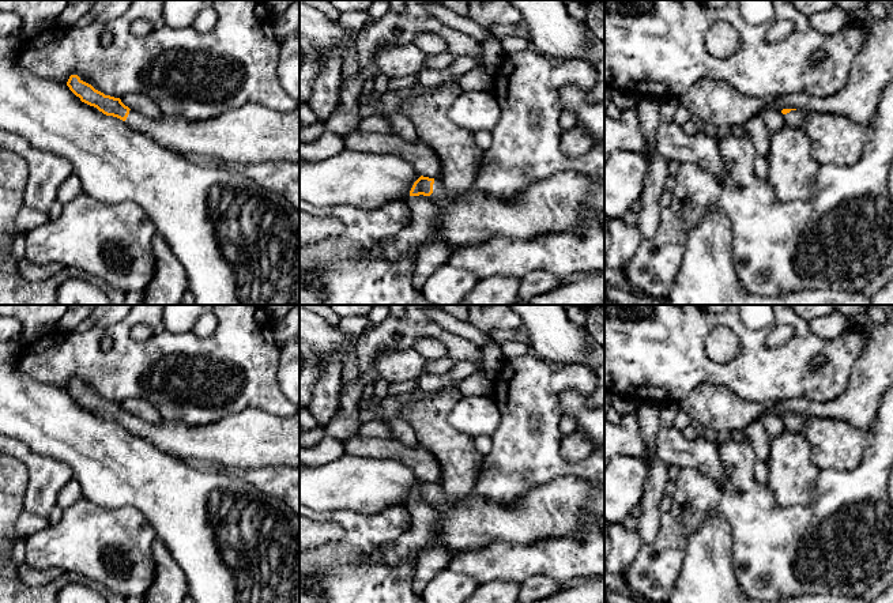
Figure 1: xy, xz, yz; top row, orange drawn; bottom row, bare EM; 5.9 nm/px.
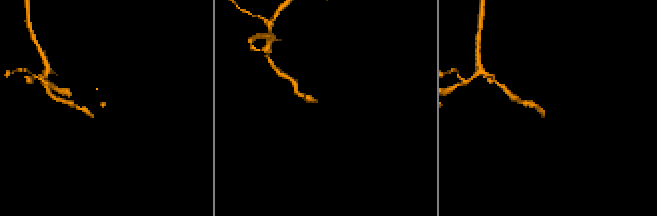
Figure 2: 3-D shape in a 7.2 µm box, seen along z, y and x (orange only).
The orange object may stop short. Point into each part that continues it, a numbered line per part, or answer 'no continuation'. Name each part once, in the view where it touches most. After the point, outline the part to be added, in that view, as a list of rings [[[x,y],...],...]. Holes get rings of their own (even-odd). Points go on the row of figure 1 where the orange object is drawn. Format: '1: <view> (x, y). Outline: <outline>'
1: xz (557, 203). Outline: [[[559,172],[532,182],[520,195],[510,199],[500,199],[470,189],[459,196],[449,196],[441,180],[437,178],[430,196],[408,196],[406,203],[411,211],[410,223],[397,235],[377,244],[370,257],[396,261],[410,256],[415,260],[419,249],[436,237],[445,241],[452,255],[463,246],[498,235],[530,240],[566,230],[579,233],[583,230],[581,219],[588,211],[592,211],[596,221],[603,225],[604,177],[594,180],[574,172]]]

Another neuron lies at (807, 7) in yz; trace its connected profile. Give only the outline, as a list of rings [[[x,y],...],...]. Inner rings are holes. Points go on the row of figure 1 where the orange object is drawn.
[[[791,0],[792,5],[806,16],[826,11],[836,5],[836,0]]]

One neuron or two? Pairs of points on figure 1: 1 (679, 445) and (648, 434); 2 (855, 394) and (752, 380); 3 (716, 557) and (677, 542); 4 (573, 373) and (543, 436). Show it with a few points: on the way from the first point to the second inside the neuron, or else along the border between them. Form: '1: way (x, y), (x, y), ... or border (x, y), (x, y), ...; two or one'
1: border (637, 410), (639, 432), (643, 441), (651, 448); two
2: border (855, 362), (840, 395), (813, 400); two
3: border (704, 517), (688, 541), (678, 576); two
4: way (557, 385), (547, 395), (547, 419); one

